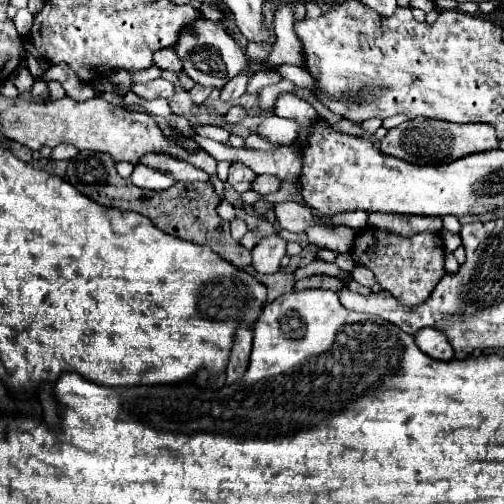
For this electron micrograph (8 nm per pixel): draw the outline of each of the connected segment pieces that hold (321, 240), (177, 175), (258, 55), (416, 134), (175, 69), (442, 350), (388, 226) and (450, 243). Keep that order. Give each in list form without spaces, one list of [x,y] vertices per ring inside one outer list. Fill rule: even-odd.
[[[338,225],[338,227],[308,227],[306,229],[308,235],[308,243],[316,245],[320,249],[330,249],[334,253],[346,253],[350,251],[354,237],[358,235],[358,229],[350,229],[346,225]]]
[[[144,153],[136,163],[142,163],[146,167],[154,167],[154,169],[162,169],[164,173],[172,175],[172,179],[176,179],[178,183],[198,183],[198,181],[210,181],[208,173],[204,173],[202,169],[194,167],[192,163],[172,157],[168,153]]]
[[[248,43],[246,55],[250,59],[266,59],[268,53],[270,53],[270,45],[268,43]]]
[[[422,117],[410,119],[400,127],[390,129],[380,143],[380,151],[384,155],[392,155],[402,161],[420,163],[420,165],[442,165],[470,153],[492,151],[496,147],[498,147],[496,131],[490,125],[458,125],[458,123],[434,121],[434,119],[422,119]]]
[[[162,49],[162,51],[156,51],[154,53],[154,65],[158,69],[164,69],[164,71],[172,71],[172,73],[180,73],[182,71],[182,61],[176,57],[174,49]]]
[[[424,327],[414,335],[414,339],[416,339],[416,345],[432,359],[438,359],[438,361],[454,359],[454,349],[450,347],[450,341],[446,339],[446,335],[442,335],[442,331],[434,327]]]
[[[370,213],[368,215],[368,225],[392,231],[402,237],[410,237],[422,231],[432,231],[438,233],[442,231],[442,219],[426,217],[422,219],[420,215],[382,215],[382,213]]]
[[[442,231],[442,239],[444,239],[444,247],[448,253],[454,253],[460,247],[460,235],[456,235],[456,233]]]

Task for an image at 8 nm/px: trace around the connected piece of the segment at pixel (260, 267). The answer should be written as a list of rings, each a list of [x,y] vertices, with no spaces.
[[[274,233],[264,237],[252,249],[252,267],[260,273],[276,273],[280,269],[280,259],[286,255],[286,241]]]

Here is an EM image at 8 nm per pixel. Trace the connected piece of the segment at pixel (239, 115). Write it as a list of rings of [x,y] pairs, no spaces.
[[[234,105],[234,107],[230,107],[228,113],[224,115],[224,123],[226,123],[226,125],[238,125],[244,117],[246,117],[246,111],[244,111],[242,107]]]

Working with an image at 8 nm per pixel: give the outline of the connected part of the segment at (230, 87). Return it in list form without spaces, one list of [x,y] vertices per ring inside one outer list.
[[[242,71],[238,77],[234,77],[232,81],[228,81],[220,93],[220,99],[222,101],[234,101],[238,99],[240,95],[246,93],[246,85],[248,85],[248,73]]]

